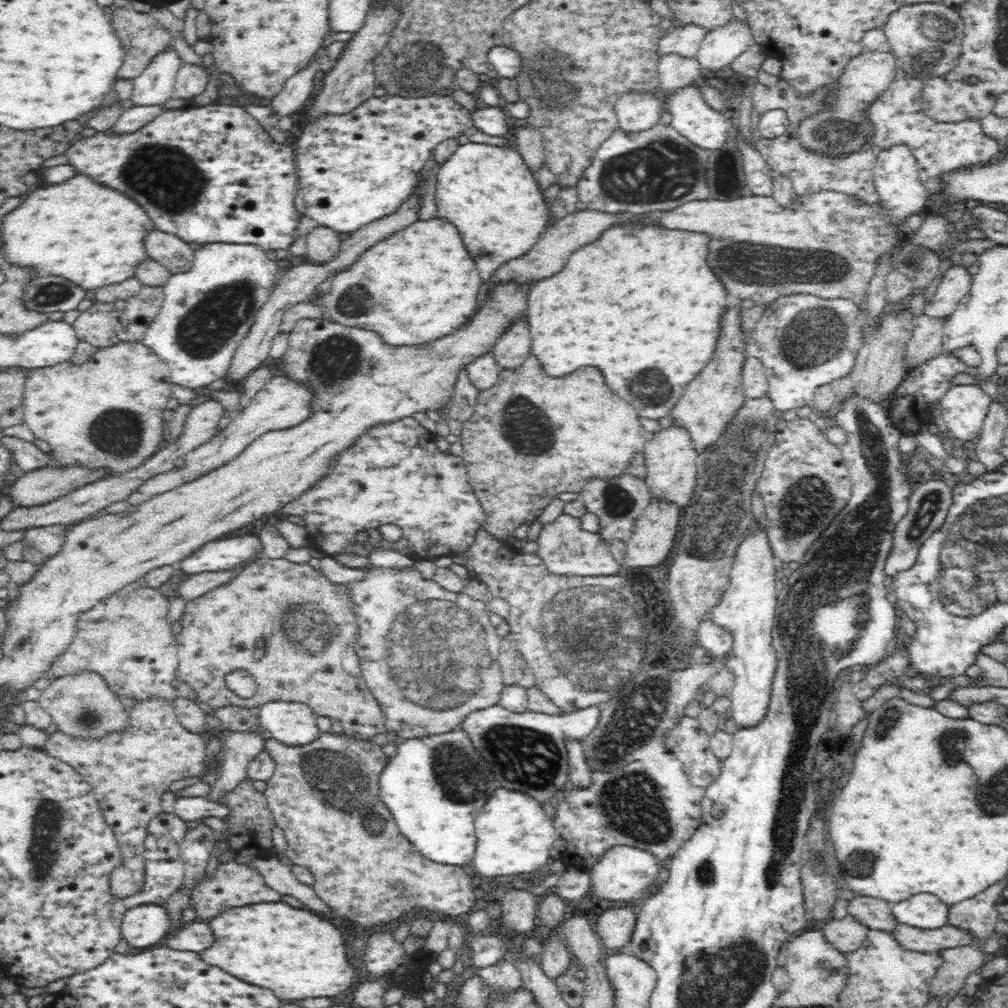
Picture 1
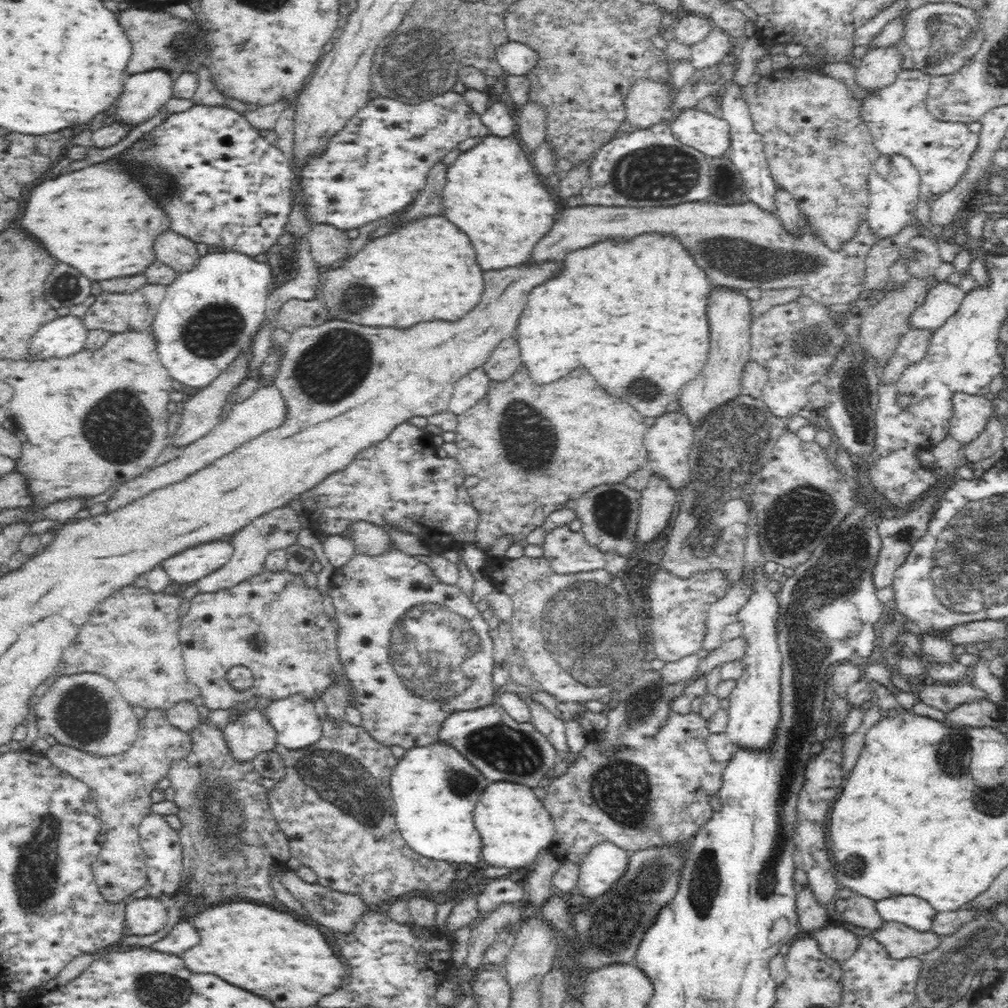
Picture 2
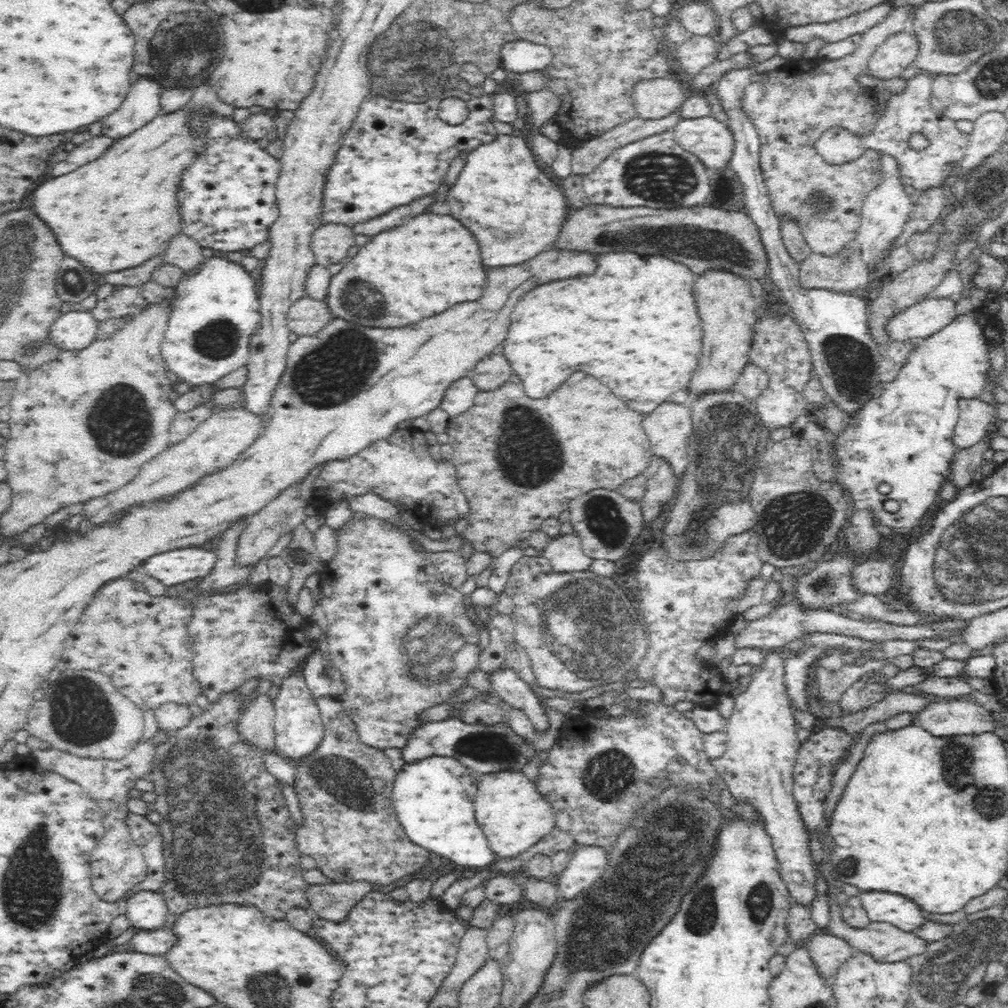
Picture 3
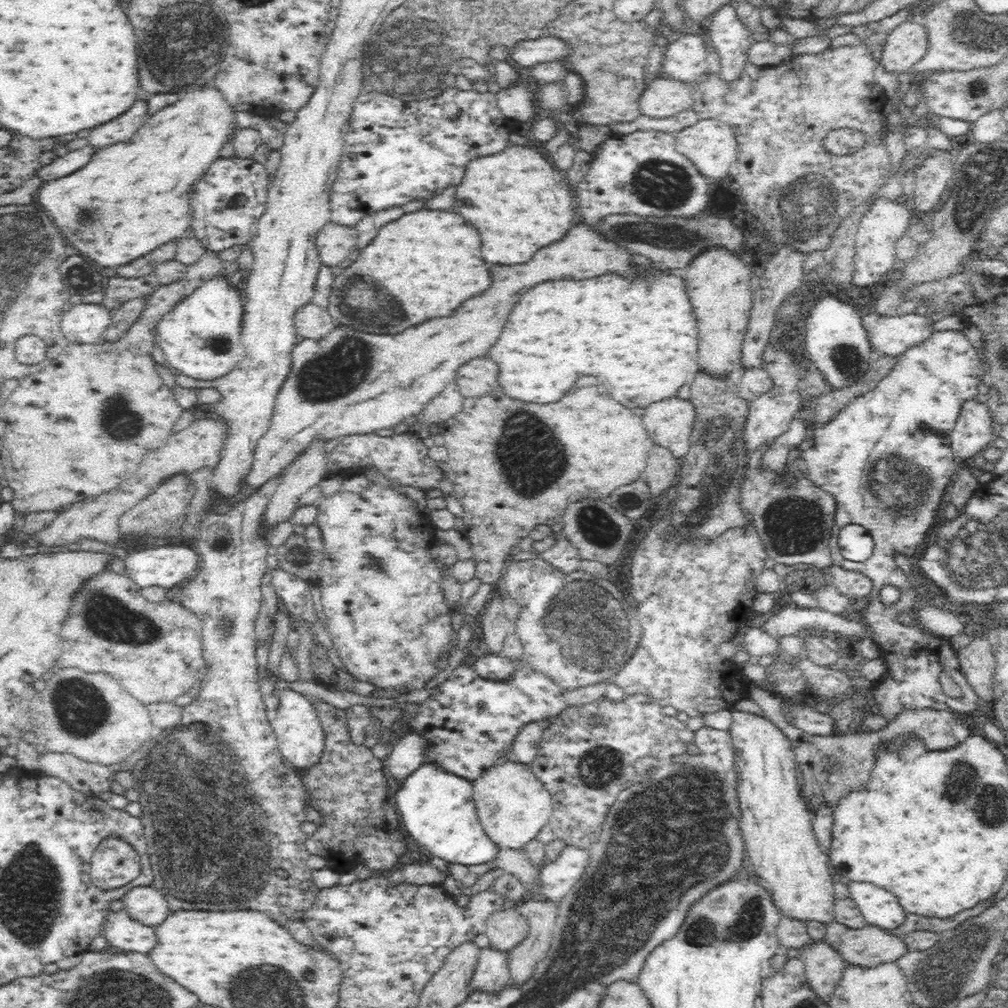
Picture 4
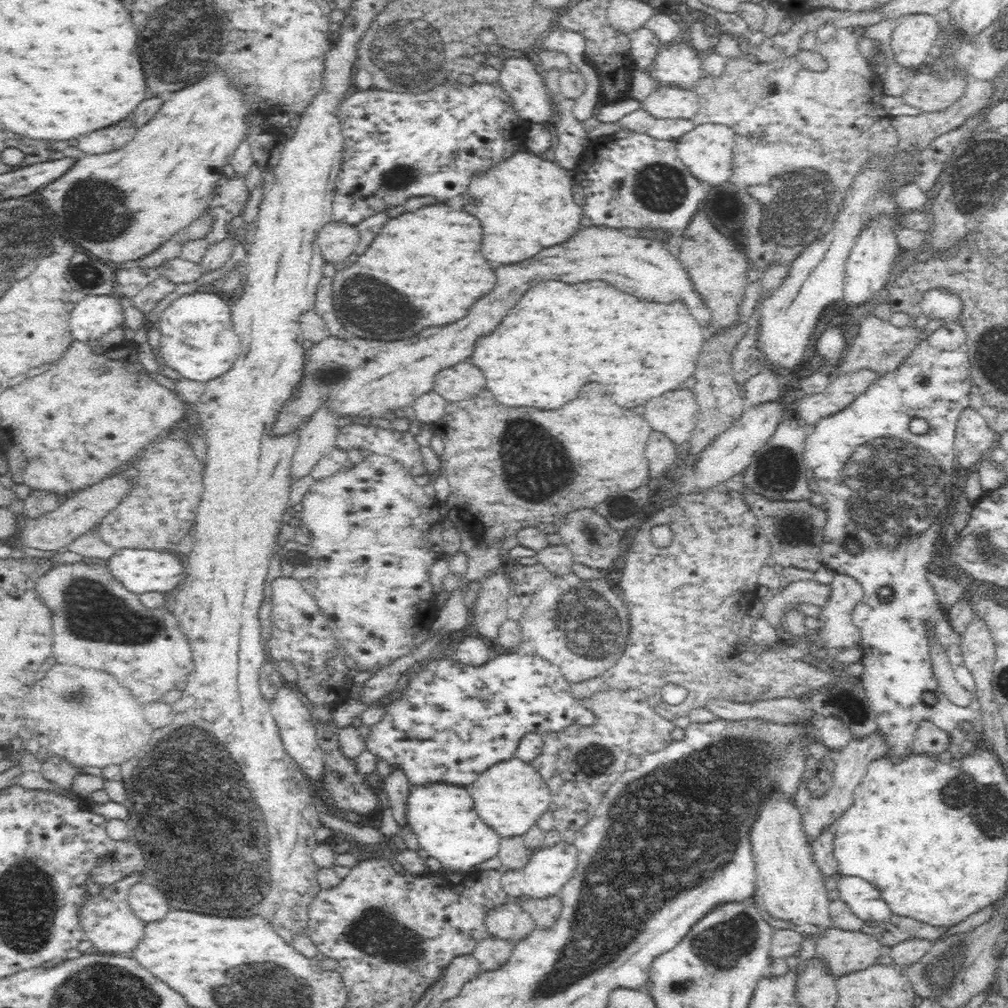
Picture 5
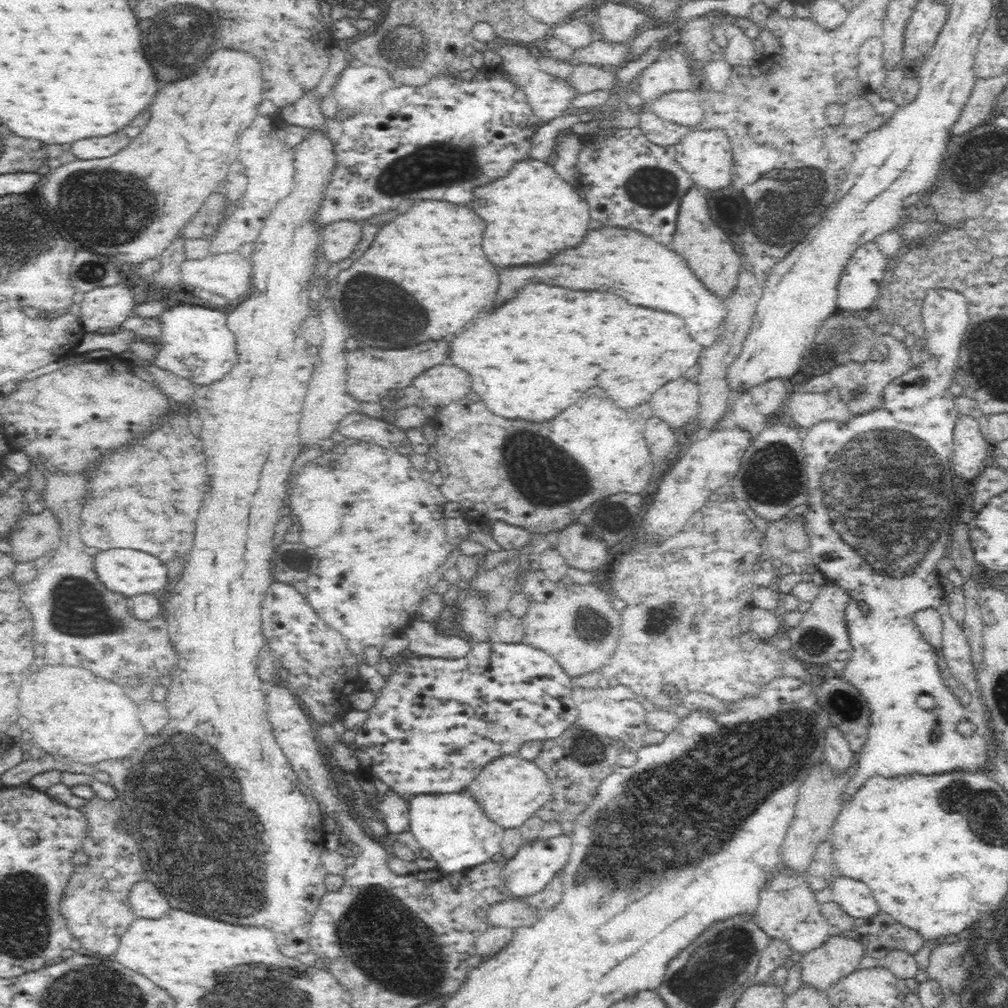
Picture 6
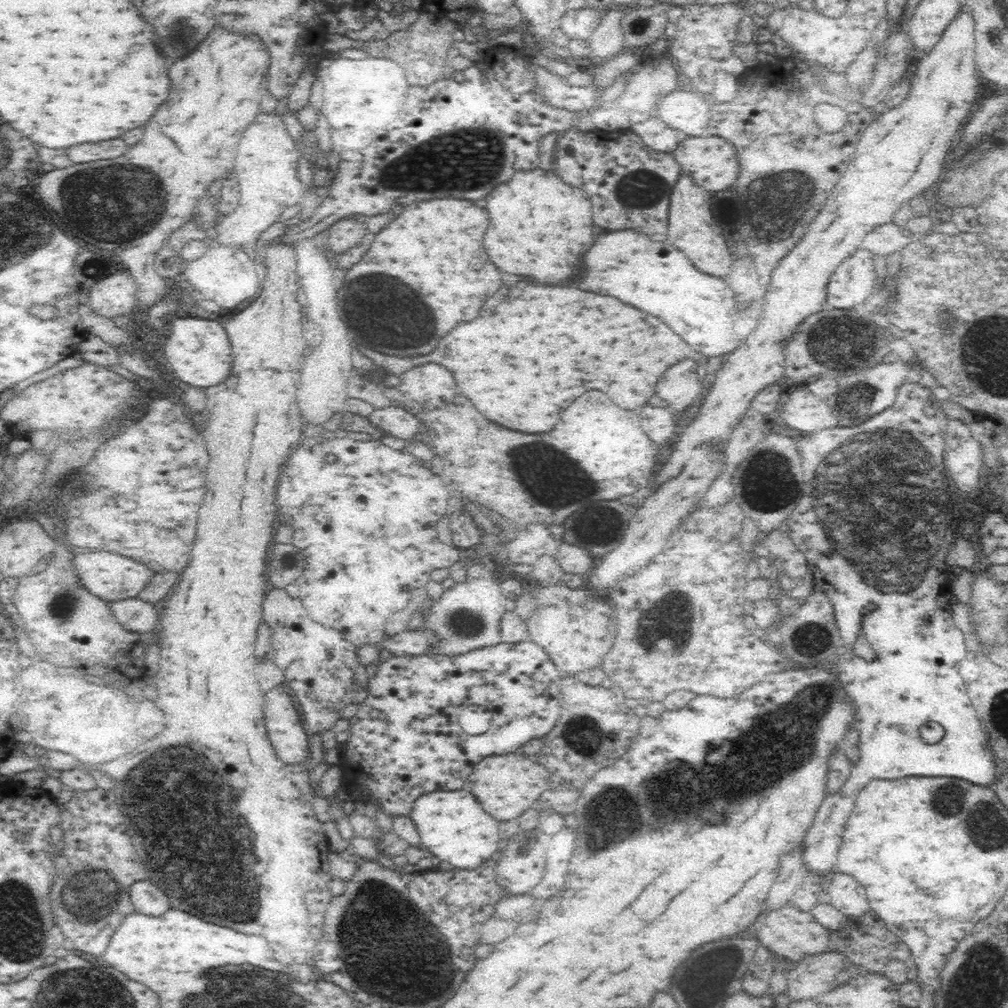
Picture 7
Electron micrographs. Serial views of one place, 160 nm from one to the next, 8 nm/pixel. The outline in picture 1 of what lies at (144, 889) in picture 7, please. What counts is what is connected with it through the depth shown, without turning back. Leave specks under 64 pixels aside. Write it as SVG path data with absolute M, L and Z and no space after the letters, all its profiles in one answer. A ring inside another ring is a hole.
M138 905L124 913L121 922L122 938L135 949L161 945L171 930L169 914L163 905Z

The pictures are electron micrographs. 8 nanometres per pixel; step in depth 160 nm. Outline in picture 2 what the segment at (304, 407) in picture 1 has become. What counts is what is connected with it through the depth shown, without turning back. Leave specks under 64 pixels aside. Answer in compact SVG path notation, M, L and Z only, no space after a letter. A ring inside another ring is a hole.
M266 383L264 387L255 390L247 399L234 401L232 408L224 412L220 422L205 435L202 435L202 438L197 438L182 448L178 458L156 466L156 468L153 467L143 475L122 483L115 494L105 502L106 512L118 510L126 504L146 496L153 490L176 484L180 480L184 480L186 476L210 466L216 458L220 459L226 454L230 454L230 452L234 452L240 444L260 436L262 432L282 426L286 415L287 406L281 395L281 390L273 383Z

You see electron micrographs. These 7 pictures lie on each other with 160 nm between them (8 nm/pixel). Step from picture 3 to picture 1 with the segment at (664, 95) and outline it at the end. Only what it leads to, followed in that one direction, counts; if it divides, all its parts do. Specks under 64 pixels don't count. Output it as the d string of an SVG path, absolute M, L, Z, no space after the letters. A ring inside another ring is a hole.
M630 91L615 105L615 115L620 130L641 132L659 123L664 111L664 97L653 92Z

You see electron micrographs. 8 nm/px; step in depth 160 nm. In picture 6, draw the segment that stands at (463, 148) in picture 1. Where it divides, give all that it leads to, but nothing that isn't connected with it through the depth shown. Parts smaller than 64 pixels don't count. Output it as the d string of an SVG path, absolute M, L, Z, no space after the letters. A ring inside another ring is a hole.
M533 158L515 163L506 178L474 190L474 210L486 220L484 252L496 266L542 264L560 250L572 248L588 234L589 204L578 195L578 188L566 182L553 168Z

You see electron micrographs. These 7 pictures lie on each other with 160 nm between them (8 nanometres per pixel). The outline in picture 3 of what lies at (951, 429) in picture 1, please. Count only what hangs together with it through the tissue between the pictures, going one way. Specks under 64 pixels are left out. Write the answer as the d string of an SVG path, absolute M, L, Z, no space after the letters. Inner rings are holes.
M974 398L961 399L958 406L959 417L951 439L960 450L985 440L988 426L996 421L996 404Z

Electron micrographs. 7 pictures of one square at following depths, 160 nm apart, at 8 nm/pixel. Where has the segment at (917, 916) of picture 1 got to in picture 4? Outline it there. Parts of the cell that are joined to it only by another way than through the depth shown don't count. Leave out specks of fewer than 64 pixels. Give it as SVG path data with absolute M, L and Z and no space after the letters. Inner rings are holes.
M851 881L847 886L849 898L856 903L868 924L890 930L904 922L908 912L894 900L891 892L864 882Z

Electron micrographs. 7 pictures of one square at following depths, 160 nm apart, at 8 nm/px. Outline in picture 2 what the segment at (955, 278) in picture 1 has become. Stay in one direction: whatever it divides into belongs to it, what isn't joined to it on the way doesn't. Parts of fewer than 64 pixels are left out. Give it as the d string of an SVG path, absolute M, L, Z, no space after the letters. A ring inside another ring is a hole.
M943 281L928 290L924 302L909 316L909 328L936 330L960 308L966 293L959 286Z

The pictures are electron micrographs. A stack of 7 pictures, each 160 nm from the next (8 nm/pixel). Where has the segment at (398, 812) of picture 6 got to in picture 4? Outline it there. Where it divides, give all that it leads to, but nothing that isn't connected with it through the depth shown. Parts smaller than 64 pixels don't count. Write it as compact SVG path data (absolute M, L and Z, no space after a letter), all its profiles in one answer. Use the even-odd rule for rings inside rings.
M417 732L406 734L396 745L390 747L389 755L384 759L384 768L394 785L402 783L406 776L423 764L425 752L436 744L429 742Z

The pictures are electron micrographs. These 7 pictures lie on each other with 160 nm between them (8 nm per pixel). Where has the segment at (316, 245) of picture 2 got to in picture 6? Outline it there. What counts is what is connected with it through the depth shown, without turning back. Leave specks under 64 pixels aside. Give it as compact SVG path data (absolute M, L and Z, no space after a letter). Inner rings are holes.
M336 221L322 229L321 257L326 266L335 266L340 260L349 258L362 238L359 222Z

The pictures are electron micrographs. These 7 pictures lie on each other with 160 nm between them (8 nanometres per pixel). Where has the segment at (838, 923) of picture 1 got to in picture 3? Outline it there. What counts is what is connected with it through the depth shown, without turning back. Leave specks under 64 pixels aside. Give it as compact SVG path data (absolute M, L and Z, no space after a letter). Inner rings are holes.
M820 931L809 937L806 947L822 978L830 981L836 970L857 953L845 940Z

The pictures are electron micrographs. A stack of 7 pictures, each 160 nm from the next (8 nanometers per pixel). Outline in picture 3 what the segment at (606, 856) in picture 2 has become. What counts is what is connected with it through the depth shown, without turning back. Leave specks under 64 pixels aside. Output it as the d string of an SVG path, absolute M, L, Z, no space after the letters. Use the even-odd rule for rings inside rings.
M580 846L570 851L568 866L551 877L562 898L574 898L583 890L596 884L606 870L608 848L602 846Z

